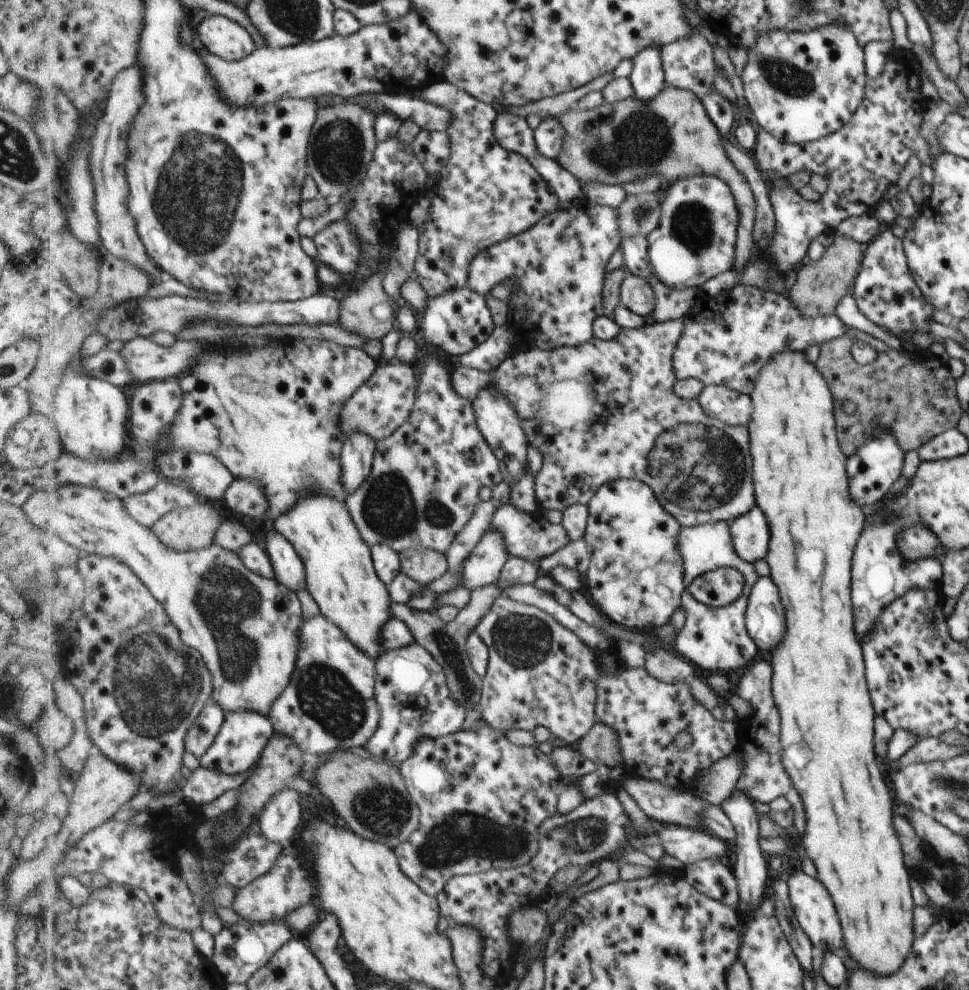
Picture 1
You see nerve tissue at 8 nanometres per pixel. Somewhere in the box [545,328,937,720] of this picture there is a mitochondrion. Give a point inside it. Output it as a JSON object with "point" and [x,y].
{"point":[697,475]}

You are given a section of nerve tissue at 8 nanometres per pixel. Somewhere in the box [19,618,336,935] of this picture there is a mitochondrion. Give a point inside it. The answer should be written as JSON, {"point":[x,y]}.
{"point":[166,681]}

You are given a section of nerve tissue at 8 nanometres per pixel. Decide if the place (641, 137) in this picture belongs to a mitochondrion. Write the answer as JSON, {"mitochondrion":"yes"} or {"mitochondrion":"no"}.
{"mitochondrion":"yes"}

